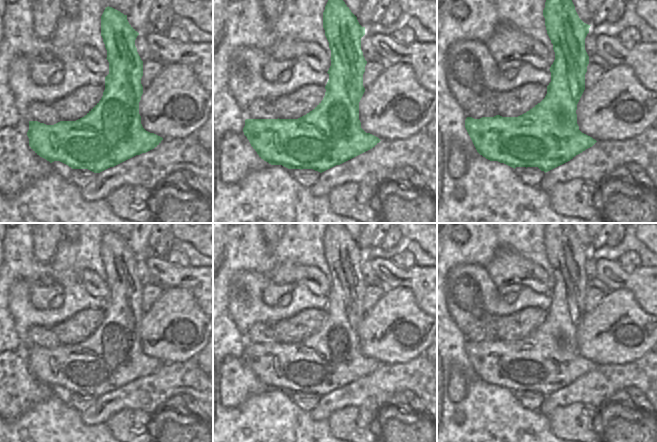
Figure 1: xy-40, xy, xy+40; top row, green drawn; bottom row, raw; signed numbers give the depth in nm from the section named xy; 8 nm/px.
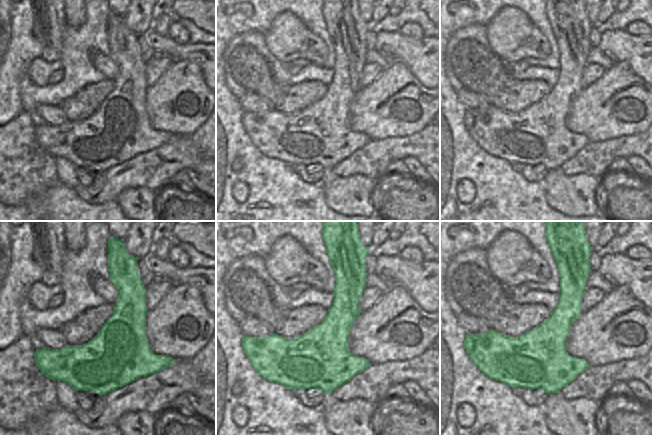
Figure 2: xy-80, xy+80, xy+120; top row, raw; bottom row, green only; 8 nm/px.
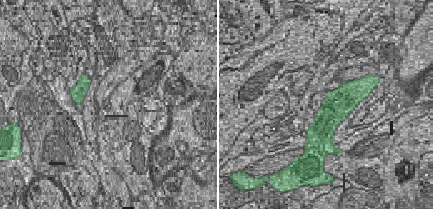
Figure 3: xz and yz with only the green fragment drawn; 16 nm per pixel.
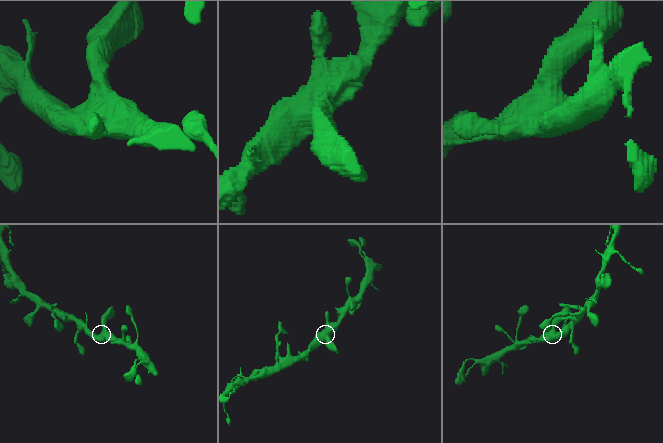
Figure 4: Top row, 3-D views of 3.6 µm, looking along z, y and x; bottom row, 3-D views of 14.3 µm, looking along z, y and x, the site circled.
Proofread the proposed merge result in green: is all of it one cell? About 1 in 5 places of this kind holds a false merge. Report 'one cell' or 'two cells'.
one cell

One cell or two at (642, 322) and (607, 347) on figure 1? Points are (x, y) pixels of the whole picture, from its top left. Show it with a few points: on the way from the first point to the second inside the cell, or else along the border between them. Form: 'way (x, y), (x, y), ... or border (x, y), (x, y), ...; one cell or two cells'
way (626, 312), (603, 330), (595, 333); one cell

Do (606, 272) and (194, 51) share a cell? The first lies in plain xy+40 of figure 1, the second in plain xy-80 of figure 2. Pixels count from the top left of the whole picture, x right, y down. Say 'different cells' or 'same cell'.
same cell

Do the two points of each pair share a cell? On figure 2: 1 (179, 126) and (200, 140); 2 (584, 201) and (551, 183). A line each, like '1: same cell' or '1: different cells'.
1: different cells
2: same cell

